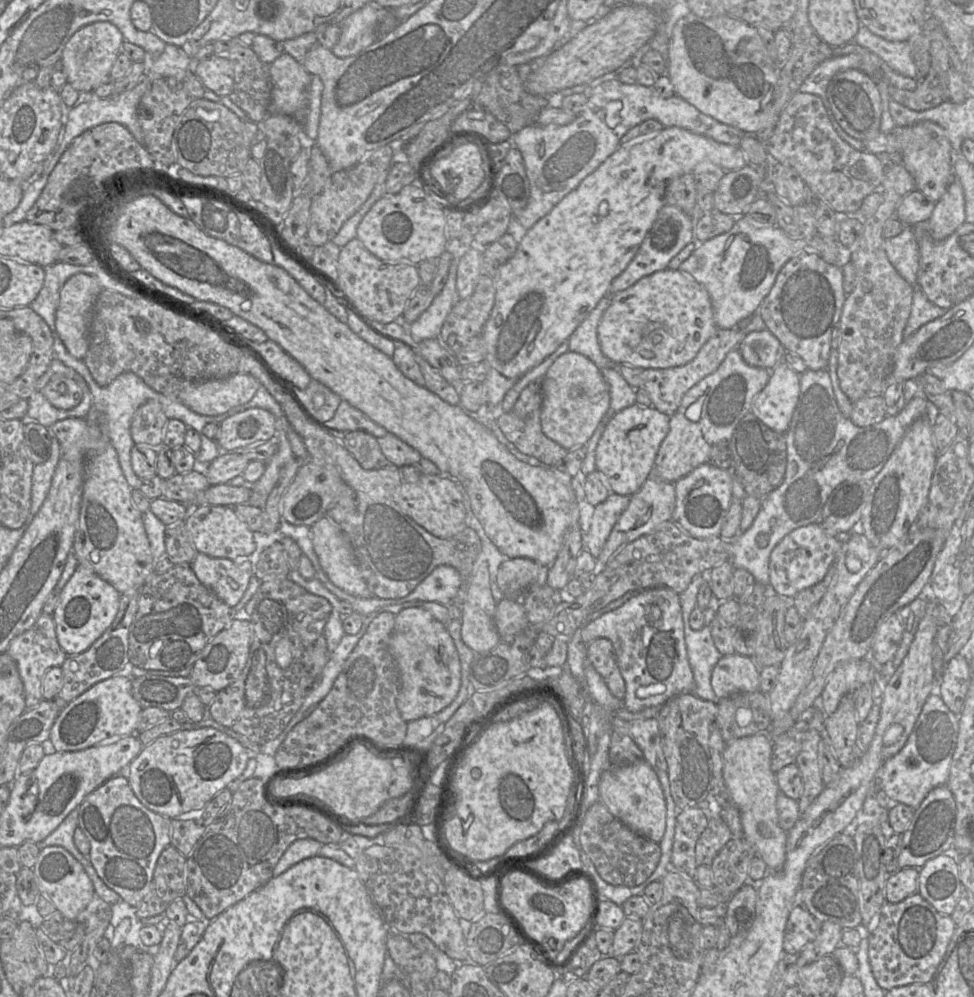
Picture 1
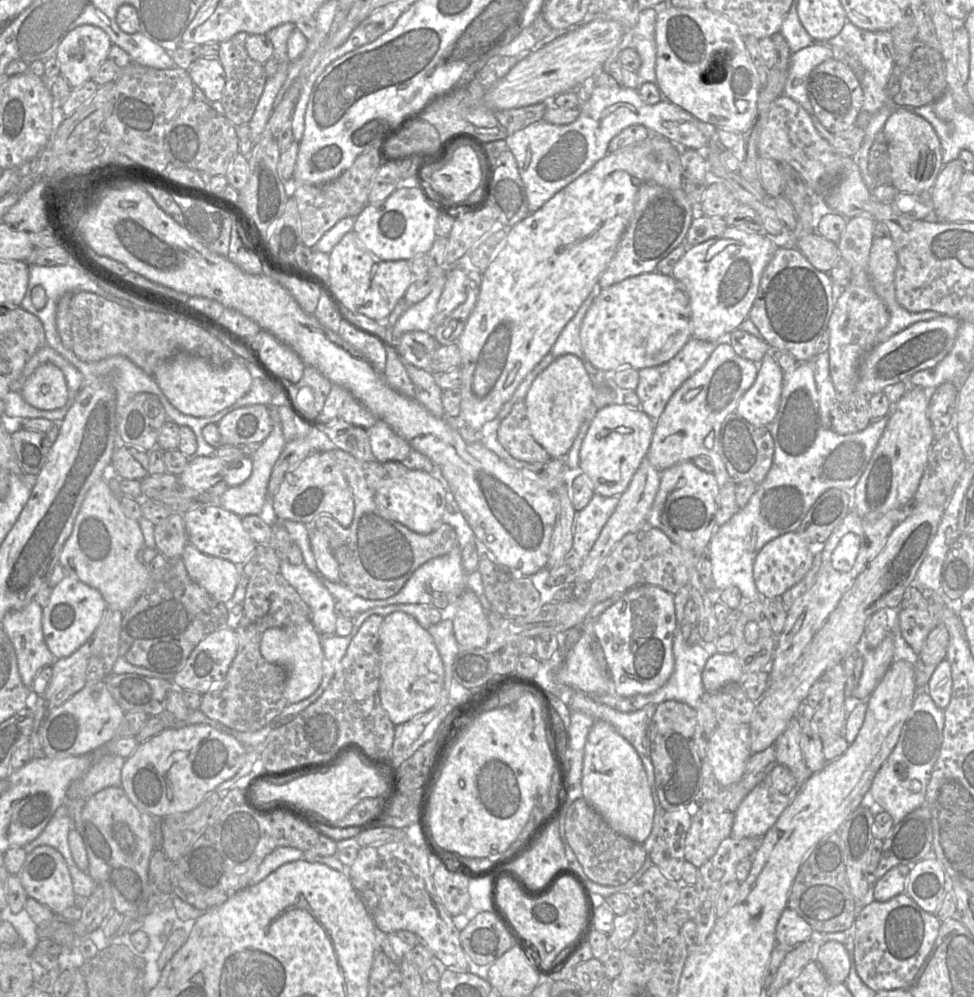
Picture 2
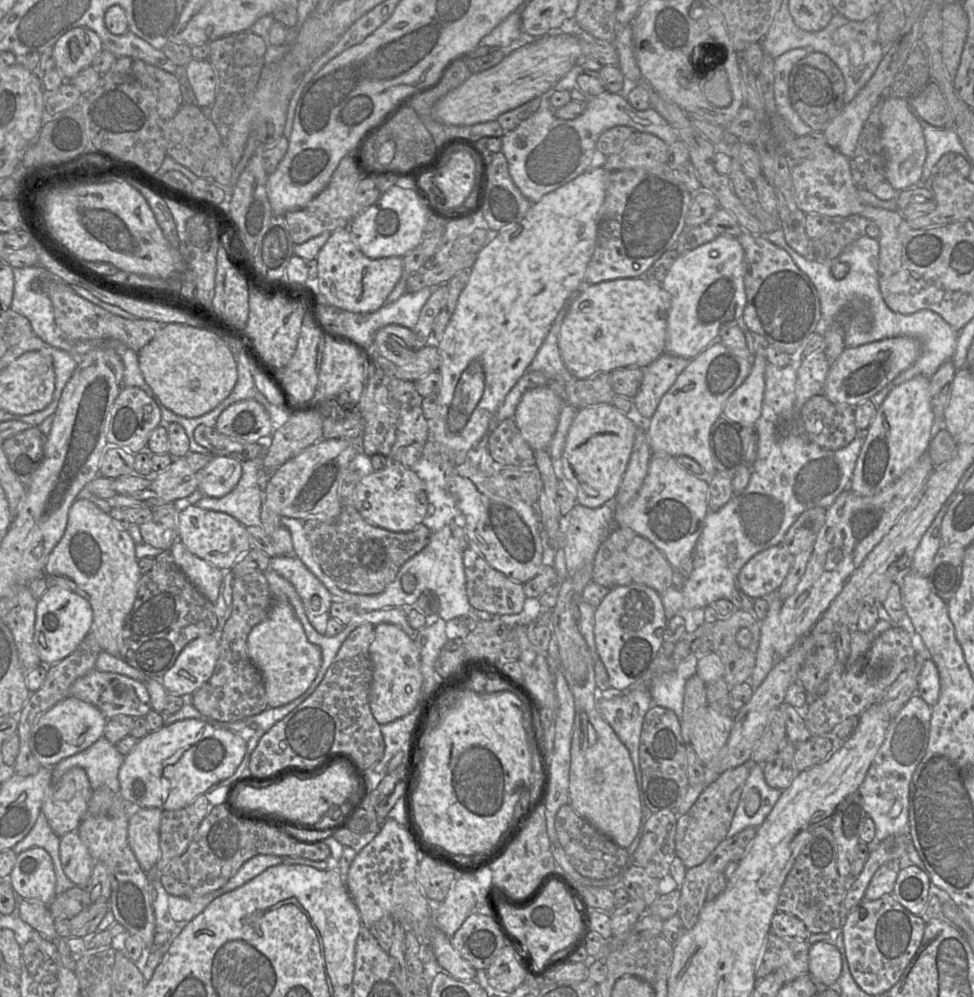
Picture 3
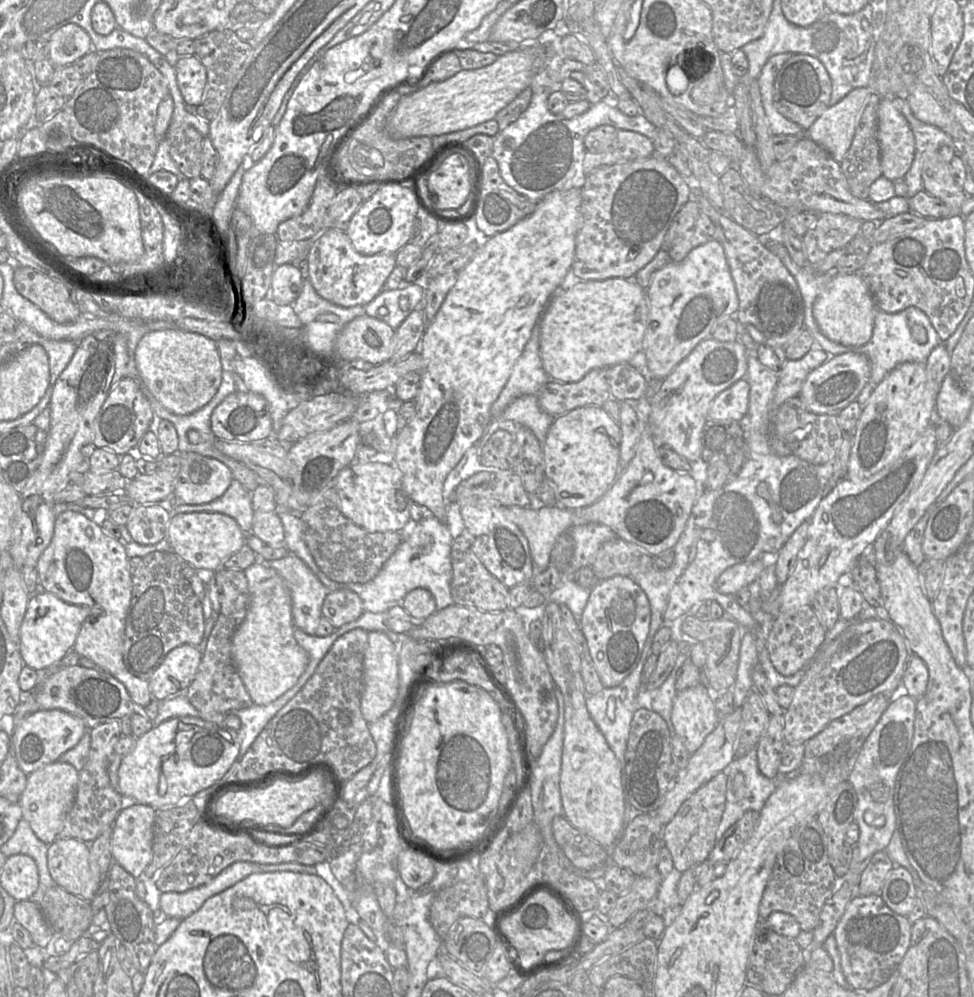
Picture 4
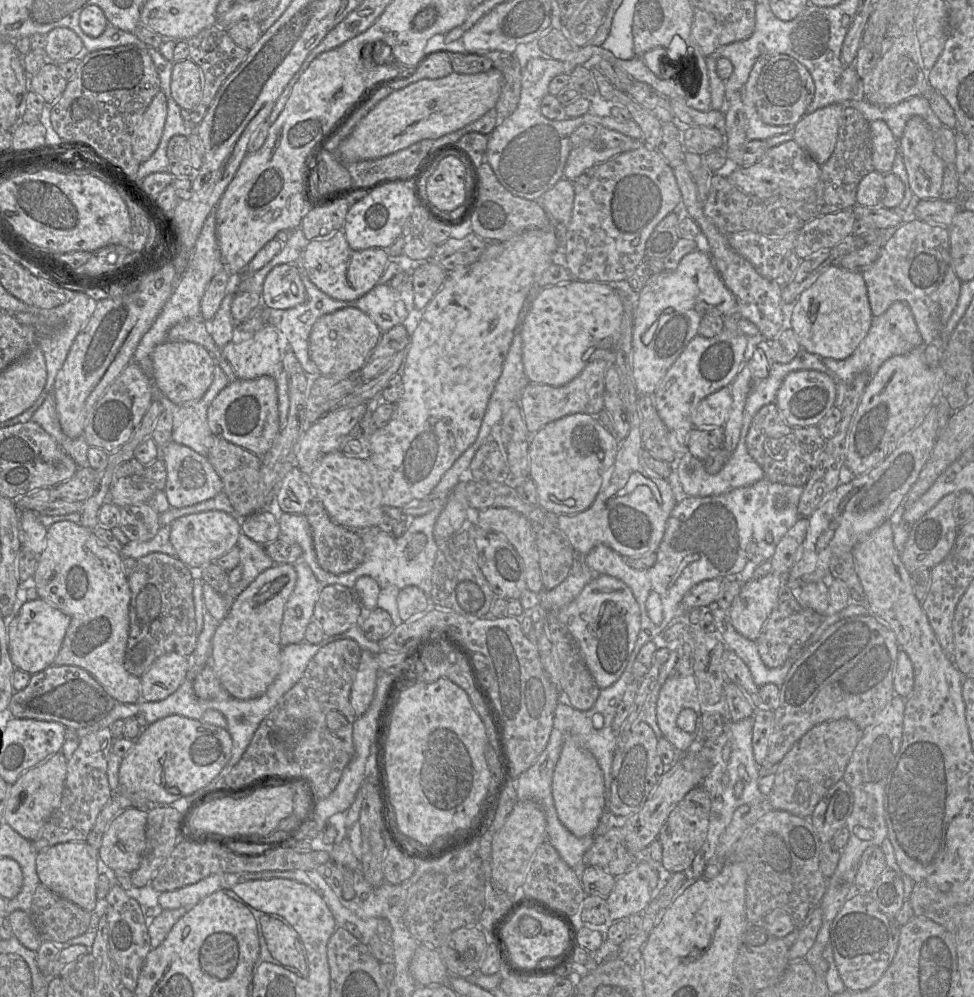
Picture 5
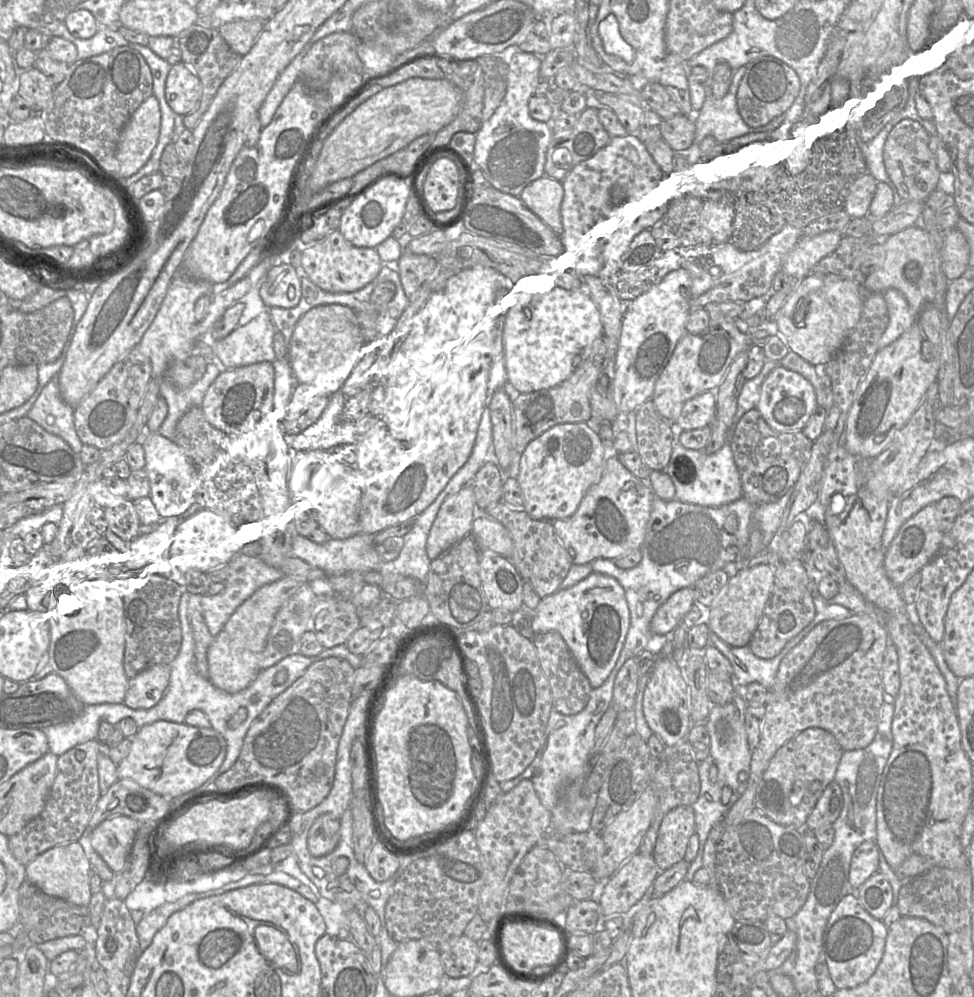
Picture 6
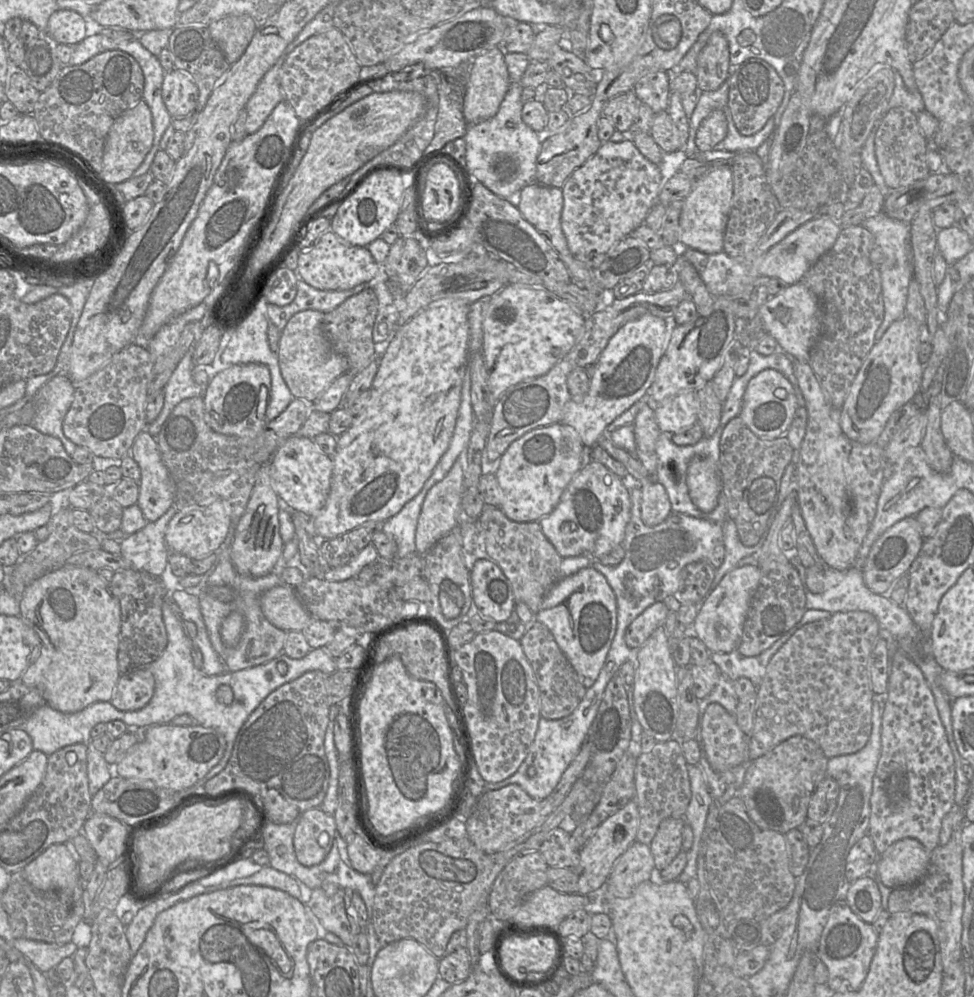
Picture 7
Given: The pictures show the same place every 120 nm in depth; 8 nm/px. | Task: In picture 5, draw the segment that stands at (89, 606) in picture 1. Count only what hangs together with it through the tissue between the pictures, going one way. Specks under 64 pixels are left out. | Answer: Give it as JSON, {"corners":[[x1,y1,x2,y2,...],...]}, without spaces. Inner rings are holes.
{"corners":[[37,598,24,603,18,614,6,621,10,656,16,669,33,675,53,665,70,625,69,616,44,599]]}

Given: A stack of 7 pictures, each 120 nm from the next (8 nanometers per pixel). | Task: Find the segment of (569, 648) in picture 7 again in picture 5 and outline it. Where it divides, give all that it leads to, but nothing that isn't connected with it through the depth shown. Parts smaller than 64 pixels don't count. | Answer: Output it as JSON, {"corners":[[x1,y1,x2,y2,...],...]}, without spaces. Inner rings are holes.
{"corners":[[596,575,569,604,548,613,564,624,577,643,583,661,600,689,615,683,626,669,641,627,640,608,621,580]]}

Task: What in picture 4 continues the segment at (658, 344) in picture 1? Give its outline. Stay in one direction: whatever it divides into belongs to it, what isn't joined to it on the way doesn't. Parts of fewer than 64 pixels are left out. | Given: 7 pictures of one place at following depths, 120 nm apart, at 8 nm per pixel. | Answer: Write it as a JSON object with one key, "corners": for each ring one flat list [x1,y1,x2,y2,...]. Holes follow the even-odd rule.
{"corners":[[633,279,583,280,557,297,551,297,540,321,540,357,554,382,576,383,590,371,628,363,642,351,648,326,646,290]]}

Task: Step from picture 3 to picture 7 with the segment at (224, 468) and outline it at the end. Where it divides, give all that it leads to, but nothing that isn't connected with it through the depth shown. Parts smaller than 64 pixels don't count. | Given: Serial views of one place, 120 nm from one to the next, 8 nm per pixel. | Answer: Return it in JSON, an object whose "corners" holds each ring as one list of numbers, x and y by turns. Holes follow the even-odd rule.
{"corners":[[149,432,136,437,129,454,141,472,137,506,148,522,156,521,172,506,175,484,162,461,156,438]]}

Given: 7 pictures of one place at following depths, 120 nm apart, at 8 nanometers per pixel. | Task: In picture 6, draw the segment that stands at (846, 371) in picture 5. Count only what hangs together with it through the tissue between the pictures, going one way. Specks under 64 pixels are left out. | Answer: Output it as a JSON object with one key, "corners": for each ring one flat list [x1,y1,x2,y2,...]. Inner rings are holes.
{"corners":[[889,288,883,296,887,304,889,322,878,342,878,350,896,341,916,323,916,317,901,291]]}

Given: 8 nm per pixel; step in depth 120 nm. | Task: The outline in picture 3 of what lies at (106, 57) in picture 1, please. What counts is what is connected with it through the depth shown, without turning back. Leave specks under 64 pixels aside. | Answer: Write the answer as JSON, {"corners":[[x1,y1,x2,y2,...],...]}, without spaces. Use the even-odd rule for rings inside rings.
{"corners":[[76,27,63,34,53,46,55,68,65,80,89,67,103,49,100,37,86,27]]}

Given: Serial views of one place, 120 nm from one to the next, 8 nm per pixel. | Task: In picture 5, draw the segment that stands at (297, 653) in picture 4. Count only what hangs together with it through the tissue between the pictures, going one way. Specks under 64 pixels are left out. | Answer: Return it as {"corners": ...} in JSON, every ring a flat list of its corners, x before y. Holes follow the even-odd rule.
{"corners":[[273,564,239,594,225,618,218,623,212,637,209,663,233,698,258,698,277,677,283,648,280,642,283,612,295,583,292,564]]}

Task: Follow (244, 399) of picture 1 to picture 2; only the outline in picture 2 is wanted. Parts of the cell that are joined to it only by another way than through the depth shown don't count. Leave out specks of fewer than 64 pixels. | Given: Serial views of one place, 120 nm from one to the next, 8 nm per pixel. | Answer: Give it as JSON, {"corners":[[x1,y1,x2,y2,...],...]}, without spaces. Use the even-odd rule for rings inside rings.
{"corners":[[177,354,161,363,153,378,174,407,192,417,210,417,230,407,248,393,252,384,252,375,243,364,232,363,226,368,217,368,190,354]]}

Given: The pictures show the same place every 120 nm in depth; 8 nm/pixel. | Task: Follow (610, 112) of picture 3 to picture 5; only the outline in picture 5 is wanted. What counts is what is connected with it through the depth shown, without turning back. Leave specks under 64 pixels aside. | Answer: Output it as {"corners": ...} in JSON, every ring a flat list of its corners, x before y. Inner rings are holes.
{"corners":[[540,57,530,60,521,69,521,92,516,110,488,136,485,160,492,167,499,182,514,196,538,200,564,177,566,159,572,149,570,135,583,124,606,127,632,139,643,142,640,127,632,120,618,121,611,116,597,116,587,112,579,117,550,120,540,110,548,85,557,75,569,73,561,61]]}

